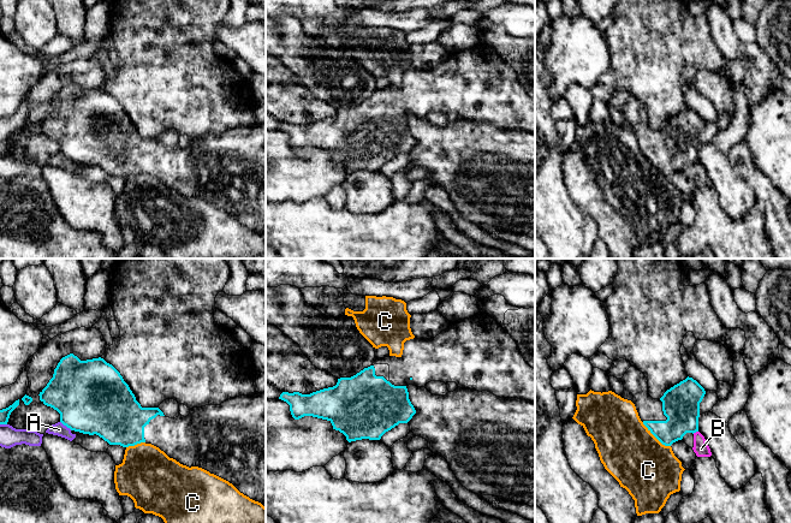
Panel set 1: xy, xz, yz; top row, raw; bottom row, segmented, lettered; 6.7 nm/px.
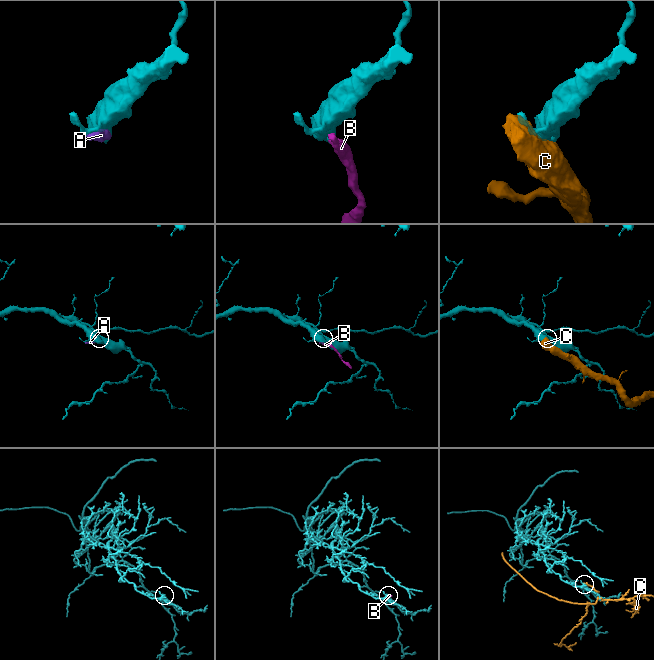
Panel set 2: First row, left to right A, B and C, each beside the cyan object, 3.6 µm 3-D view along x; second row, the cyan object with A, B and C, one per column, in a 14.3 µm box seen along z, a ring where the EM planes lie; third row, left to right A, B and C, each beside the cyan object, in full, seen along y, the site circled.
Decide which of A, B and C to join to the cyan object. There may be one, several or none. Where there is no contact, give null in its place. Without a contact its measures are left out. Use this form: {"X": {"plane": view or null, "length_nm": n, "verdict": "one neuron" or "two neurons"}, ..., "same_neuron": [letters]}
{"A": {"plane": "xy", "length_nm": 100, "verdict": "two neurons"}, "B": {"plane": "yz", "length_nm": 40, "verdict": "two neurons"}, "C": {"plane": "yz", "length_nm": 260, "verdict": "two neurons"}, "same_neuron": []}

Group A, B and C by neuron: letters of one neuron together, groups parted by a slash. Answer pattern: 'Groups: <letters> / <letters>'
Groups: A B / C

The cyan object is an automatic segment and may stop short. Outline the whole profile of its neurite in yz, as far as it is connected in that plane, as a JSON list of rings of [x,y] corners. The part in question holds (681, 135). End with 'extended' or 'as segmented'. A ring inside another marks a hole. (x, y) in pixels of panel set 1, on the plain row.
[[[630,97],[620,109],[624,115],[624,130],[631,131],[638,147],[648,161],[665,177],[682,171],[686,164],[698,162],[700,133],[706,121],[692,108],[686,108],[679,114],[667,120],[660,130],[653,130],[648,125],[648,111],[642,102],[635,97]]]; extended

